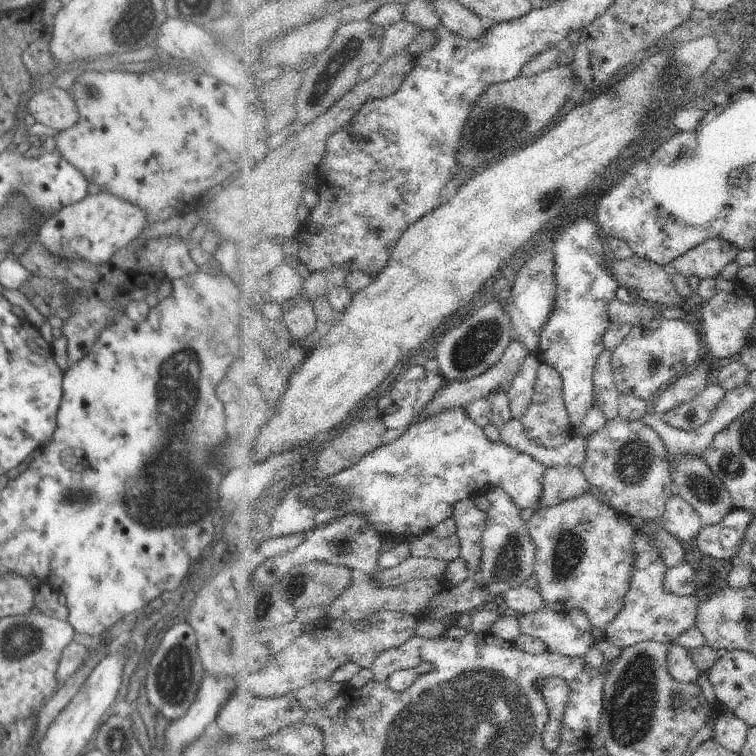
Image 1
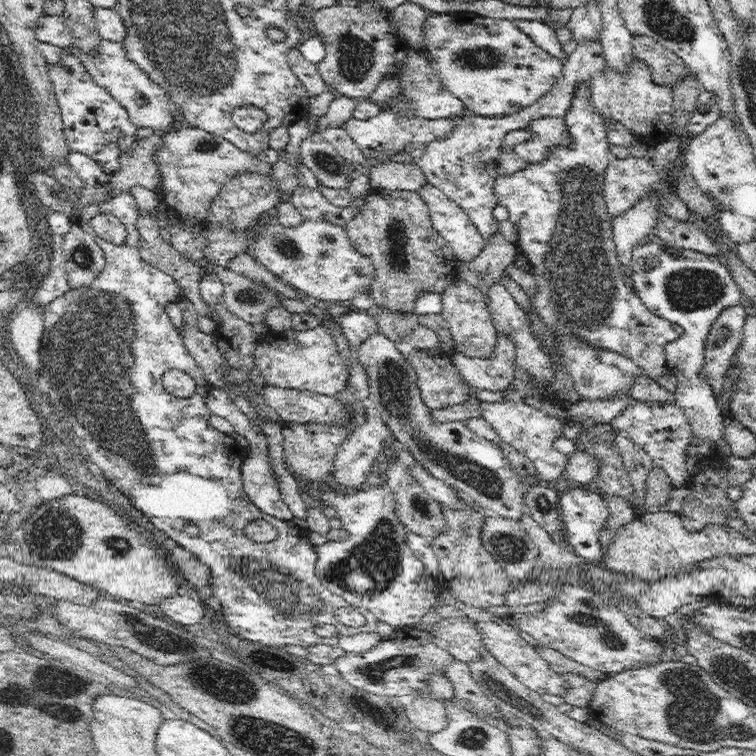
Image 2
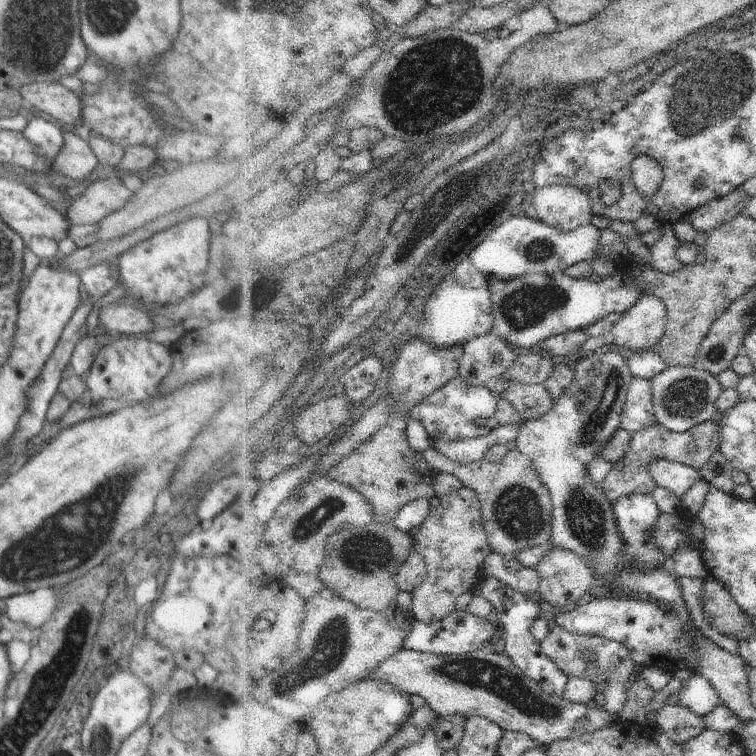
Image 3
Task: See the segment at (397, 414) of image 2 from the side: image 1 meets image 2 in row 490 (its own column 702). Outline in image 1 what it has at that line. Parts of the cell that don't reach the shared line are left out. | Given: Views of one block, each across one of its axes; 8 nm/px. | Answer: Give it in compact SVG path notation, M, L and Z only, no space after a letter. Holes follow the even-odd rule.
M685 454L682 459L675 459L672 463L672 472L676 482L675 490L699 514L703 526L715 525L737 509L735 497L702 457Z

